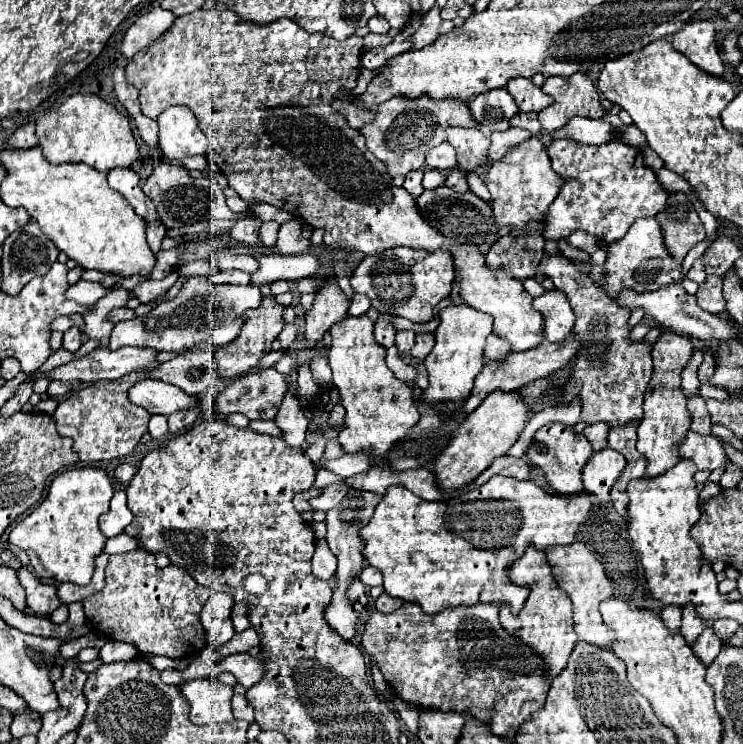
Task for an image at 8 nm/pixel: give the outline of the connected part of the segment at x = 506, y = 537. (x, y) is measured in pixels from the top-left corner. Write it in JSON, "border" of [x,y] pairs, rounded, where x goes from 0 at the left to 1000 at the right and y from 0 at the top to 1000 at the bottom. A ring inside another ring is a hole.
{"border":[[[662,641],[654,652],[638,657],[638,660],[630,660],[630,673],[614,673],[614,671],[603,671],[603,673],[571,673],[568,668],[560,668],[555,660],[549,660],[546,655],[541,652],[528,652],[520,665],[514,668],[511,679],[506,681],[506,690],[501,695],[501,700],[485,714],[485,722],[490,722],[493,733],[490,733],[490,749],[493,754],[511,765],[514,773],[517,773],[517,792],[522,800],[528,802],[536,802],[546,810],[560,810],[565,816],[571,816],[571,824],[576,827],[587,827],[592,821],[598,821],[600,816],[619,816],[619,813],[641,813],[641,810],[681,810],[686,813],[689,819],[689,827],[697,827],[700,819],[705,816],[705,808],[711,805],[713,800],[713,792],[711,789],[697,789],[686,781],[684,776],[684,765],[689,762],[689,757],[703,749],[703,743],[708,741],[711,733],[719,733],[724,741],[732,741],[735,735],[748,735],[748,733],[767,733],[773,730],[773,722],[775,722],[775,714],[781,708],[781,703],[786,700],[786,695],[791,692],[791,684],[794,684],[794,665],[791,663],[781,663],[781,665],[764,665],[764,668],[756,668],[756,665],[740,665],[735,663],[729,655],[719,652],[716,647],[697,647],[697,644],[689,644],[689,641]]]}

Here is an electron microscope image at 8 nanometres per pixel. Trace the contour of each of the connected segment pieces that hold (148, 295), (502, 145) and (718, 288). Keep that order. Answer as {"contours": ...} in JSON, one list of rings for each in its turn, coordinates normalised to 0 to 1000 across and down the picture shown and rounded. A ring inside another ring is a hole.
{"contours":[[[[234,364],[218,376],[194,376],[174,391],[175,398],[184,399],[190,407],[203,406],[226,391],[238,378],[240,371],[240,364]]],[[[686,171],[681,176],[673,176],[673,179],[662,179],[662,192],[659,192],[659,200],[657,200],[657,214],[659,219],[670,216],[686,198],[697,195],[700,190],[711,187],[713,179],[708,173],[694,173],[694,171]]],[[[953,370],[953,375],[939,386],[937,407],[953,421],[961,421],[961,423],[974,421],[977,405],[972,399],[972,375],[964,370]]]]}

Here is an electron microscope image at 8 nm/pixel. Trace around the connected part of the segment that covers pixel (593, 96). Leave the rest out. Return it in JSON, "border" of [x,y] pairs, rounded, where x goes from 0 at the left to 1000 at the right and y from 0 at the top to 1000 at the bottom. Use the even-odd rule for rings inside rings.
{"border":[[[773,98],[767,103],[738,103],[729,120],[746,130],[746,141],[724,152],[724,163],[735,176],[756,173],[770,157],[808,160],[813,155],[805,120],[786,98]]]}

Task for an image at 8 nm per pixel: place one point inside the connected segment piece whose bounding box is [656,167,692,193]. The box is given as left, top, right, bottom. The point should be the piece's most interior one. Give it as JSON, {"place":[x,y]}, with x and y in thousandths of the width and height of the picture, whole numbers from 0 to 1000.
{"place":[898,239]}

